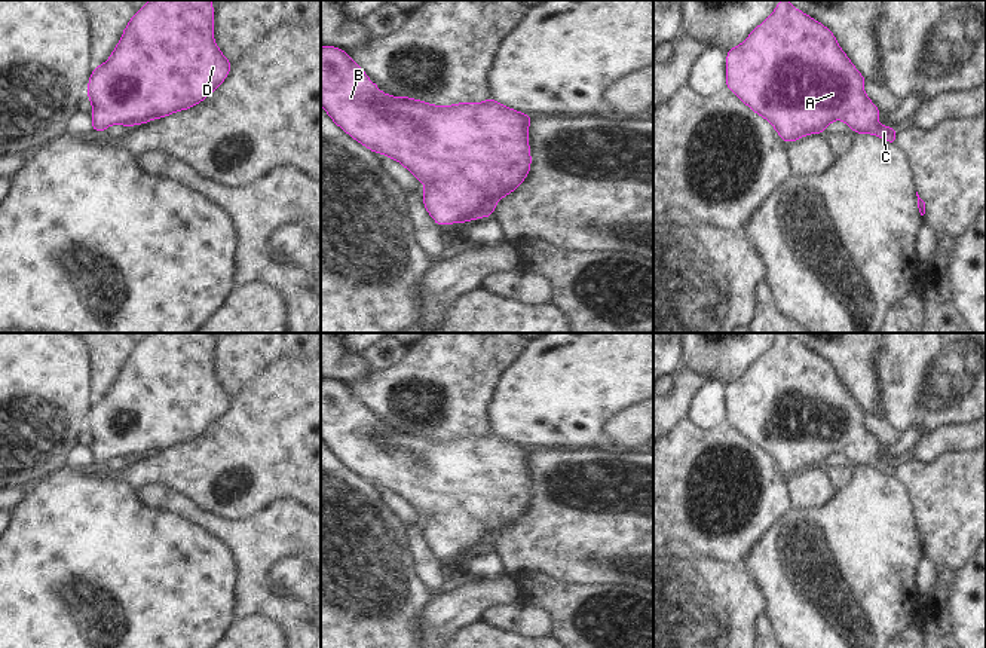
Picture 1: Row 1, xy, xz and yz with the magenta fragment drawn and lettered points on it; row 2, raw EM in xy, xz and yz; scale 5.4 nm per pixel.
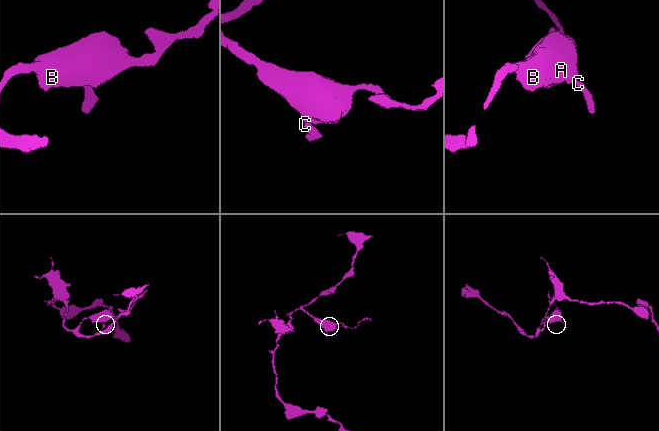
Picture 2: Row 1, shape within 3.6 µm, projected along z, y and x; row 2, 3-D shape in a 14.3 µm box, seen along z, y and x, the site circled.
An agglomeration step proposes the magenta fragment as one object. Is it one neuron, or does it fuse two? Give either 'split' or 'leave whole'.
leave whole

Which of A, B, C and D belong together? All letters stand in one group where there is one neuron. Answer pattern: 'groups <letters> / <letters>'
groups A B C D

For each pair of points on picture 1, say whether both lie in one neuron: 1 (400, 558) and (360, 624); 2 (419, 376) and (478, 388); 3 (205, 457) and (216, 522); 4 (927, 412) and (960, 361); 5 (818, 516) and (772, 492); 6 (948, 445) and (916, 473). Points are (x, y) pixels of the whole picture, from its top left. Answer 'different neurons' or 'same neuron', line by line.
1: same neuron
2: same neuron
3: different neurons
4: same neuron
5: different neurons
6: different neurons

